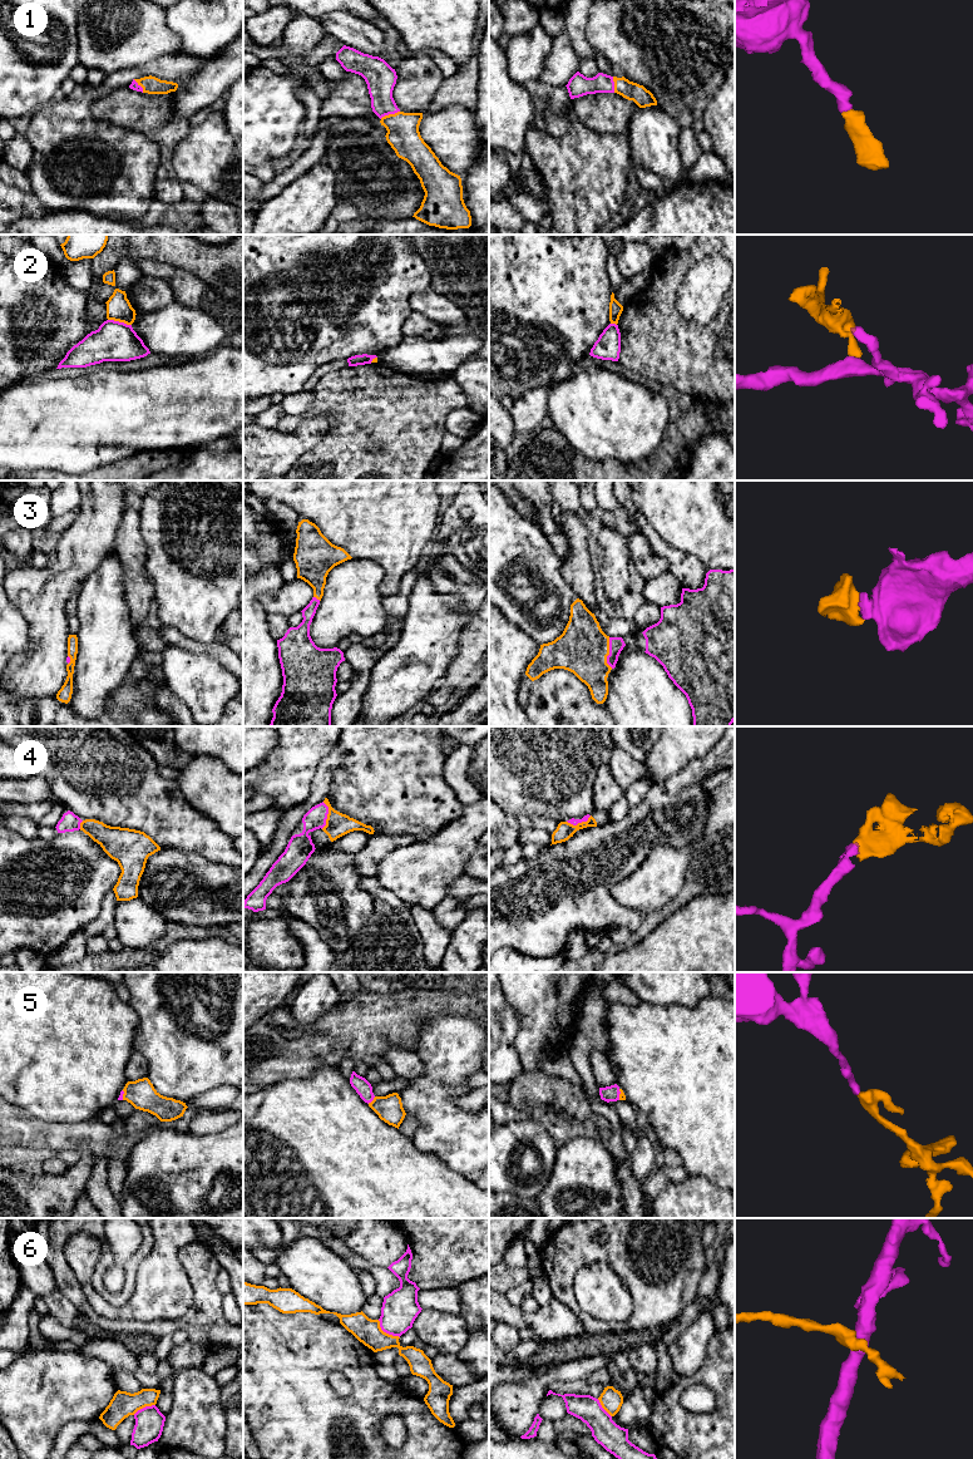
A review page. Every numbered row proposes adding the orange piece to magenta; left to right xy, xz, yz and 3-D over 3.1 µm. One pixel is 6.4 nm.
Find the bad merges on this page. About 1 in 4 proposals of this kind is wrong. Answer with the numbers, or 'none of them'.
2, 6

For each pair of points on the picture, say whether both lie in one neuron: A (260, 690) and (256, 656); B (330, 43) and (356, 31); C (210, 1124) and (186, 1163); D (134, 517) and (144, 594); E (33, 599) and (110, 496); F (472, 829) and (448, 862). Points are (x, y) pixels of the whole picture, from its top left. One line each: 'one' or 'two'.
A: one
B: two
C: two
D: one
E: one
F: one

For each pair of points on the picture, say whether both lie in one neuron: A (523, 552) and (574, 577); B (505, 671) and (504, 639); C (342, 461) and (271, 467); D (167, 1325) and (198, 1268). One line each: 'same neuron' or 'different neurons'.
A: different neurons
B: same neuron
C: different neurons
D: same neuron

